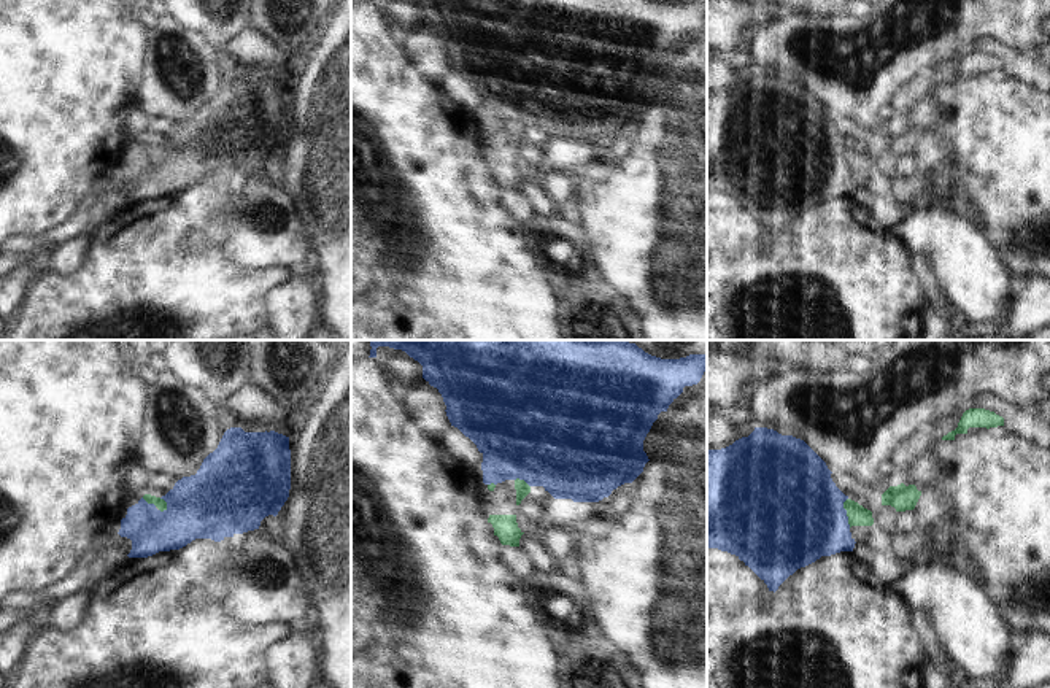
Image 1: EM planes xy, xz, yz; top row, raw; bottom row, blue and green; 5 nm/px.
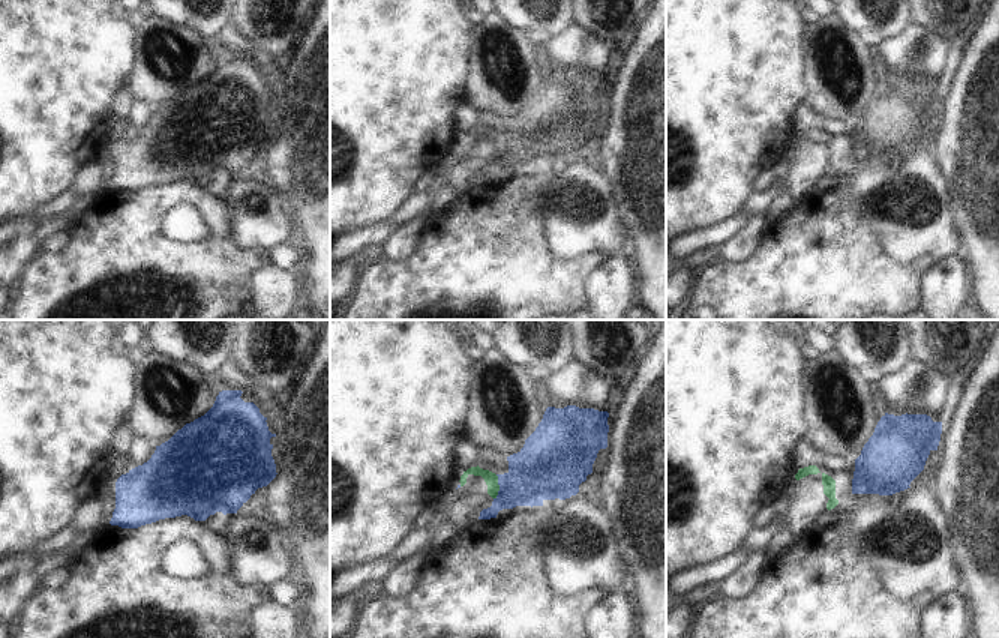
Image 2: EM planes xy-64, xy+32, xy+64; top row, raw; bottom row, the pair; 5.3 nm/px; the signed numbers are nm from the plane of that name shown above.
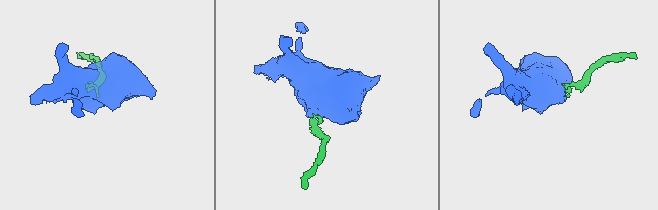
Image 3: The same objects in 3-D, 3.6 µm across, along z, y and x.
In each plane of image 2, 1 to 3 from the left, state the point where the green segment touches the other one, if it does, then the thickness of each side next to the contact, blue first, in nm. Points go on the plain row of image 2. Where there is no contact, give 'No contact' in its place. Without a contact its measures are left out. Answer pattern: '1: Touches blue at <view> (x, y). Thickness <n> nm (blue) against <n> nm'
1: No contact
2: Touches blue at xy+32 (500, 150). Thickness 320 nm (blue) against 70 nm
3: No contact.

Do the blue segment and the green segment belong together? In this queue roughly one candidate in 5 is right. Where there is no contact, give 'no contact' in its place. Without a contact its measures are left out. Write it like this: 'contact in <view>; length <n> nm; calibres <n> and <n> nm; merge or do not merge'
contact in yz; length 150 nm; calibres 480 and 100 nm; do not merge

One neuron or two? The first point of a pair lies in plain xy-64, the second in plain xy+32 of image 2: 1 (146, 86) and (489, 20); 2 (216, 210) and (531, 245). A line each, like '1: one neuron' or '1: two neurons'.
1: one neuron
2: one neuron

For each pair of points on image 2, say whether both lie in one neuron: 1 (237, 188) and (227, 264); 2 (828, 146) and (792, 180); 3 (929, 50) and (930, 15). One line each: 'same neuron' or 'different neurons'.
1: different neurons
2: same neuron
3: different neurons

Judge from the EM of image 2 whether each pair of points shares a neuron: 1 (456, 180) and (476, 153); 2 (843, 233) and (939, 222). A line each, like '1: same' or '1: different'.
1: same
2: different

